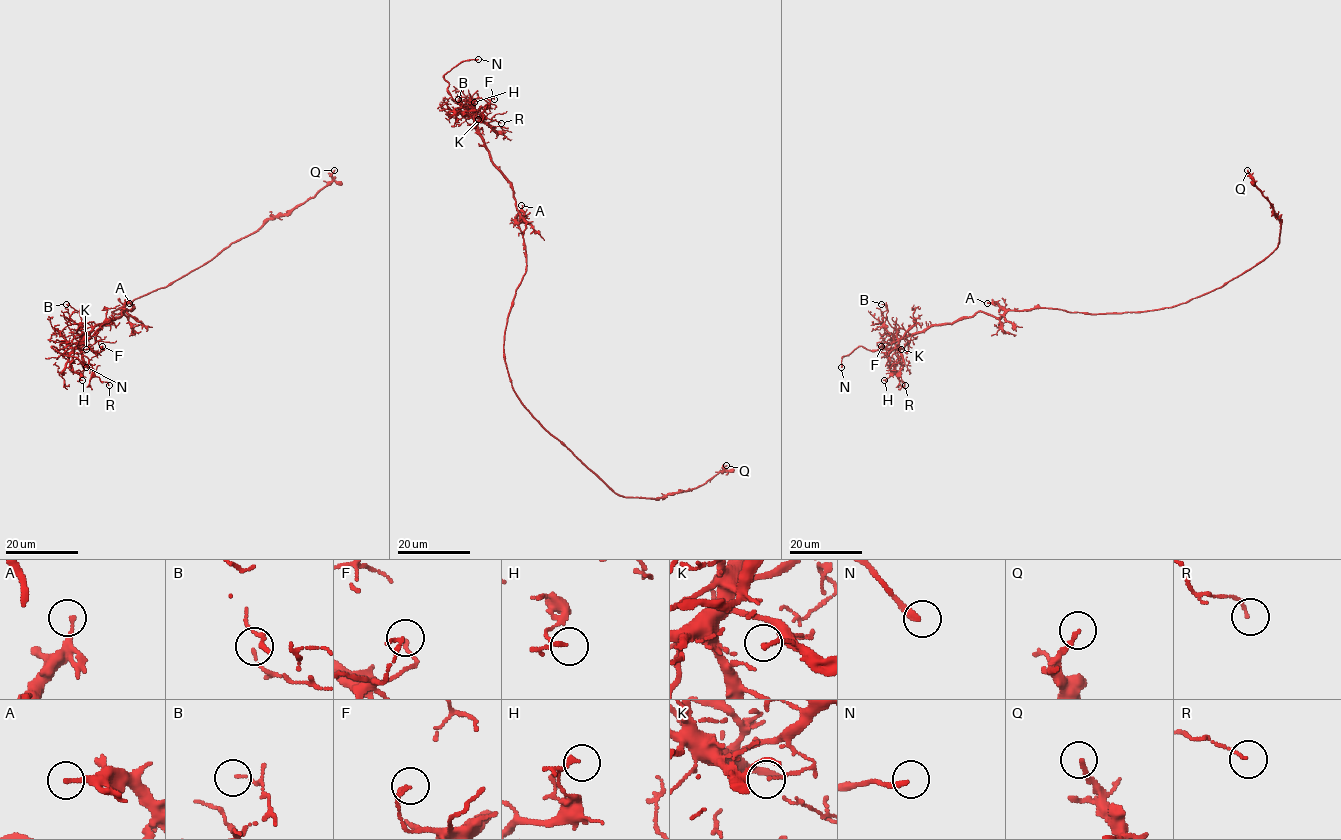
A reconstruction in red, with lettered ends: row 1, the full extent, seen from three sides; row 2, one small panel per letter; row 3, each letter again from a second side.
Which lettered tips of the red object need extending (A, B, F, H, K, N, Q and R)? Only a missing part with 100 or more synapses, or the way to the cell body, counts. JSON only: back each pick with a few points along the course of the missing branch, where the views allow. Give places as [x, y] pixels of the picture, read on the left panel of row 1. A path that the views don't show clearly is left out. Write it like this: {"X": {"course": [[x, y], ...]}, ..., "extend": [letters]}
{"N": {"course": [[86, 367], [92, 367], [101, 361], [118, 343], [117, 334], [139, 315], [192, 315], [195, 322]]}, "extend": ["N"]}

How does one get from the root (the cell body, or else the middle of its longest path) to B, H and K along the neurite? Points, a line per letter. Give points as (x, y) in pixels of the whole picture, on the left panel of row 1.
B: (111, 312), (134, 308), (127, 311), (127, 317), (122, 312), (81, 338), (80, 313), (66, 304)
H: (111, 312), (134, 308), (127, 317), (122, 312), (97, 324), (74, 349), (71, 367), (82, 380)
K: (111, 312), (134, 308), (127, 317), (122, 312), (97, 324), (82, 341), (92, 348), (86, 349)

